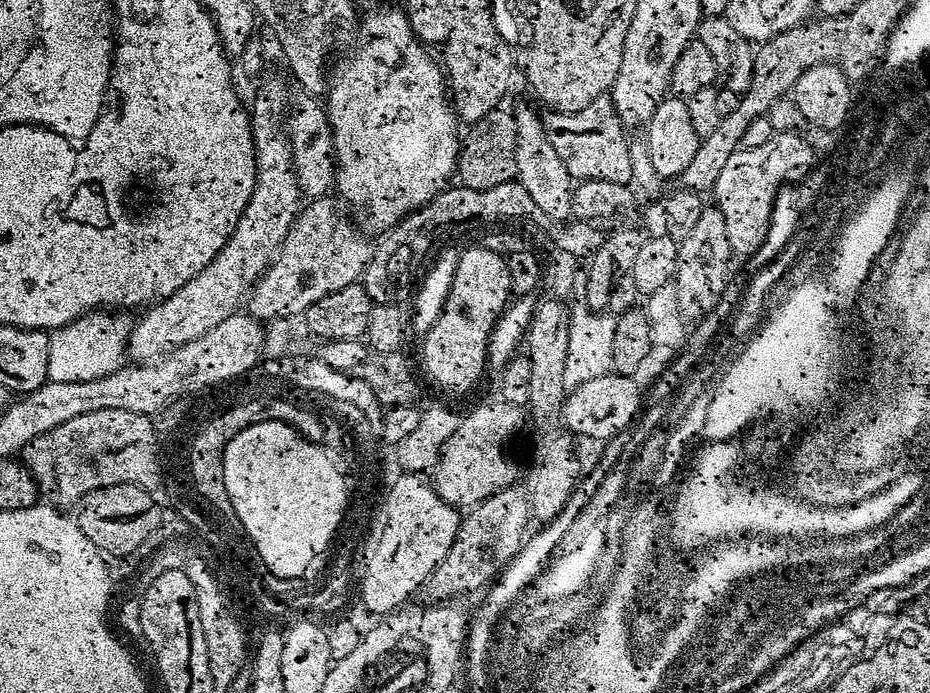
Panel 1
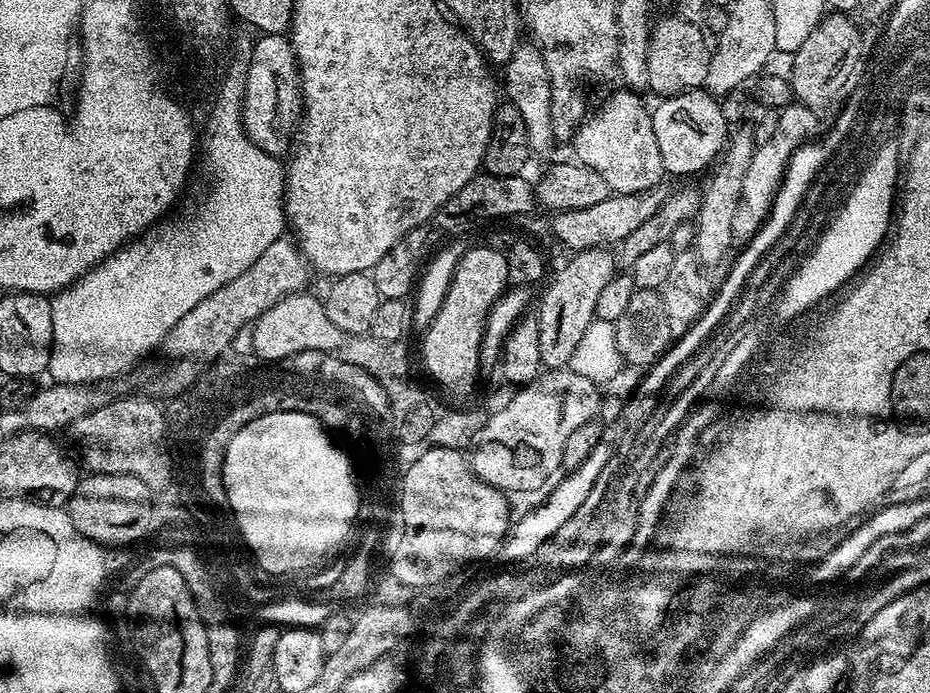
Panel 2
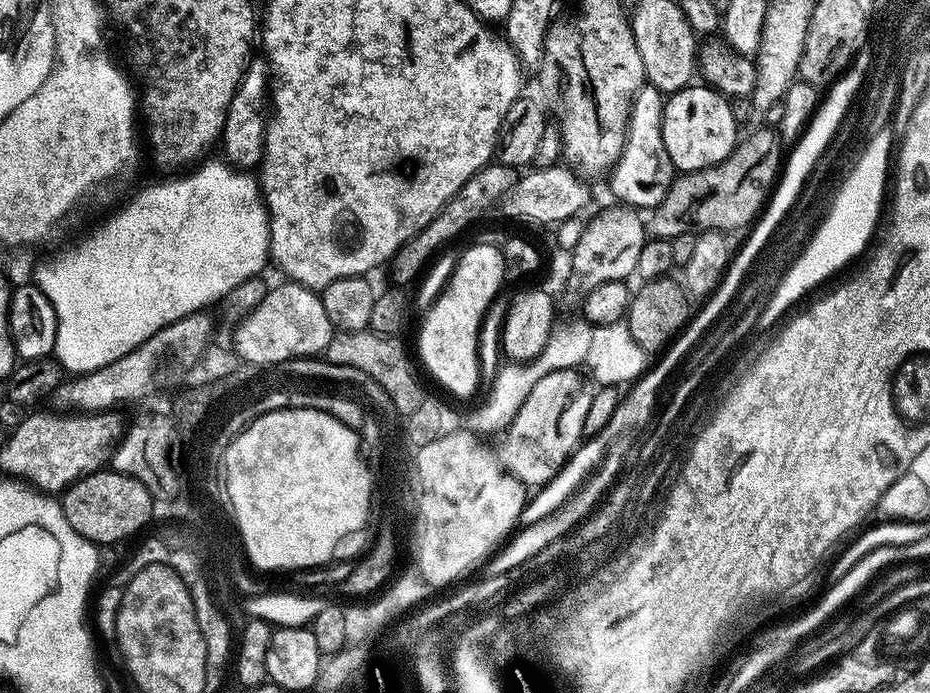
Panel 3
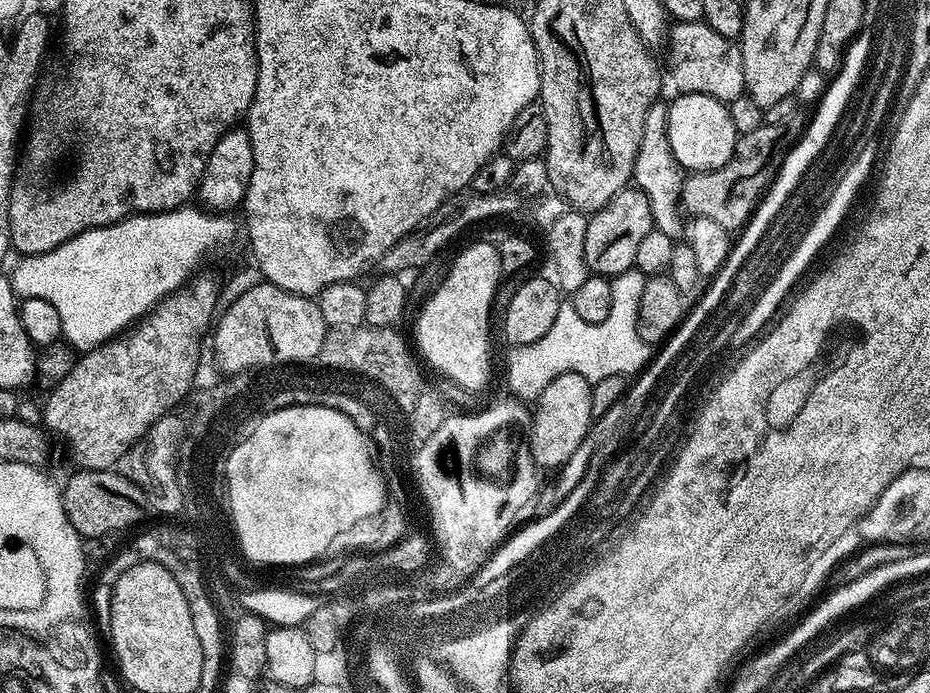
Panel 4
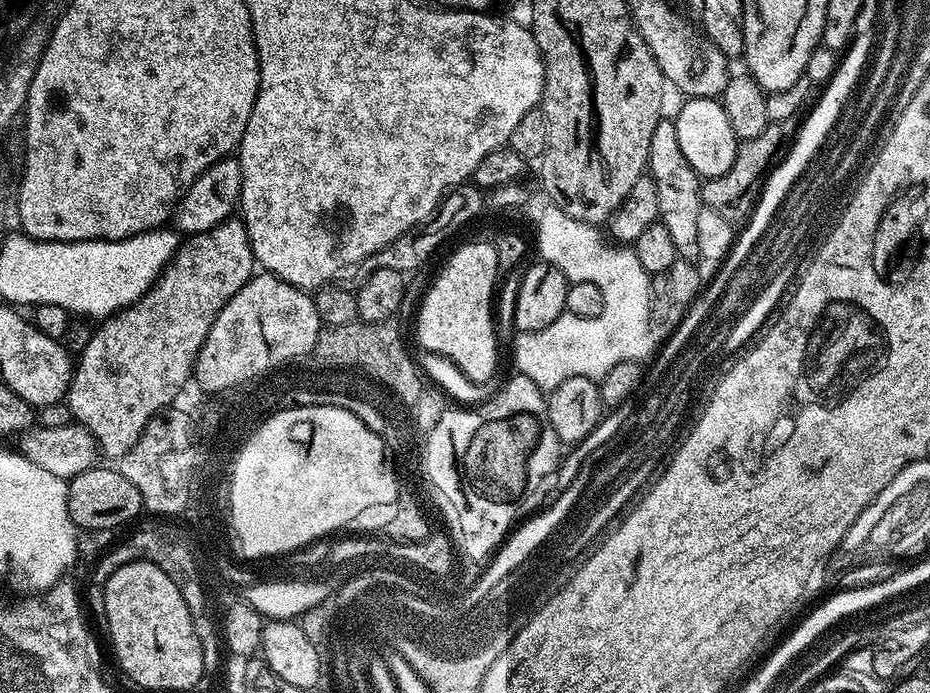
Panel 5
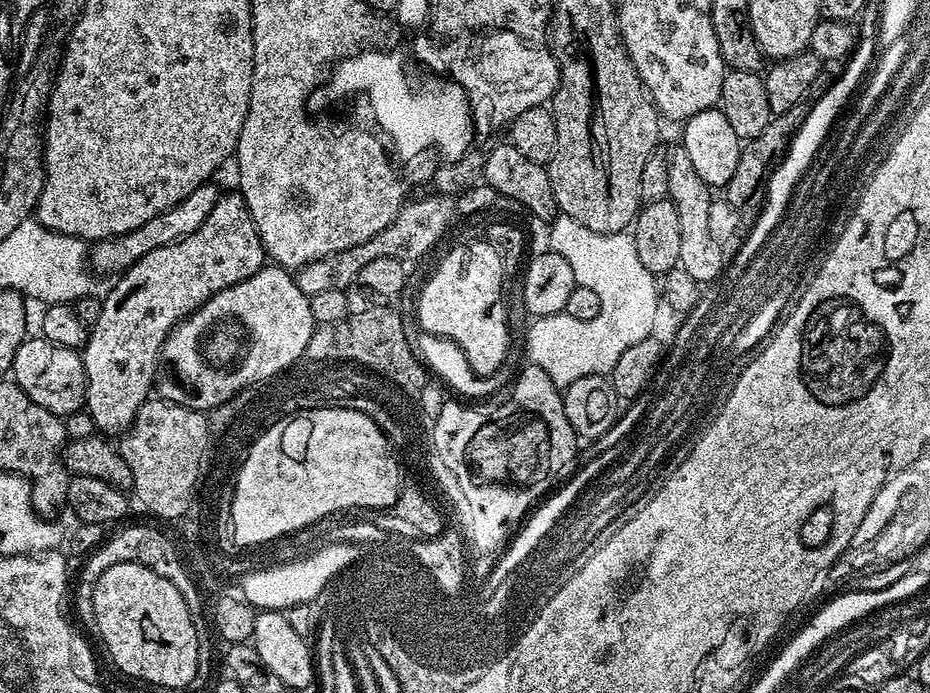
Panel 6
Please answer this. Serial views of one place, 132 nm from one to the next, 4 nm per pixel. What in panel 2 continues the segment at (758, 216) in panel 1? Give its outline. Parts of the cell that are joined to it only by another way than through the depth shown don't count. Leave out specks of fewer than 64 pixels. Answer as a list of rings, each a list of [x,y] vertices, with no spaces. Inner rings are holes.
[[[793,102],[786,107],[779,109],[780,117],[778,126],[774,126],[774,134],[766,138],[764,144],[756,144],[754,150],[756,153],[752,157],[747,157],[744,177],[742,178],[742,204],[745,209],[749,208],[752,212],[767,213],[772,207],[776,192],[780,188],[784,178],[784,172],[787,170],[791,156],[802,145],[809,141],[814,141],[821,135],[820,124],[821,117],[814,114],[805,104]]]

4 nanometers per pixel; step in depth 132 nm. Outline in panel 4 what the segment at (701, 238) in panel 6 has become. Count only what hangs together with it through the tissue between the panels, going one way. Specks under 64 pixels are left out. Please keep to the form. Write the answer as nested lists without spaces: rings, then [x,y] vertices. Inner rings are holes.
[[[657,102],[652,104],[646,114],[642,146],[638,146],[638,158],[632,175],[635,187],[641,188],[646,194],[646,198],[650,198],[653,225],[658,230],[662,230],[662,234],[666,234],[674,242],[679,241],[686,232],[686,220],[682,215],[680,203],[686,170],[678,162],[678,158],[674,158],[674,150],[670,150],[667,103]]]

